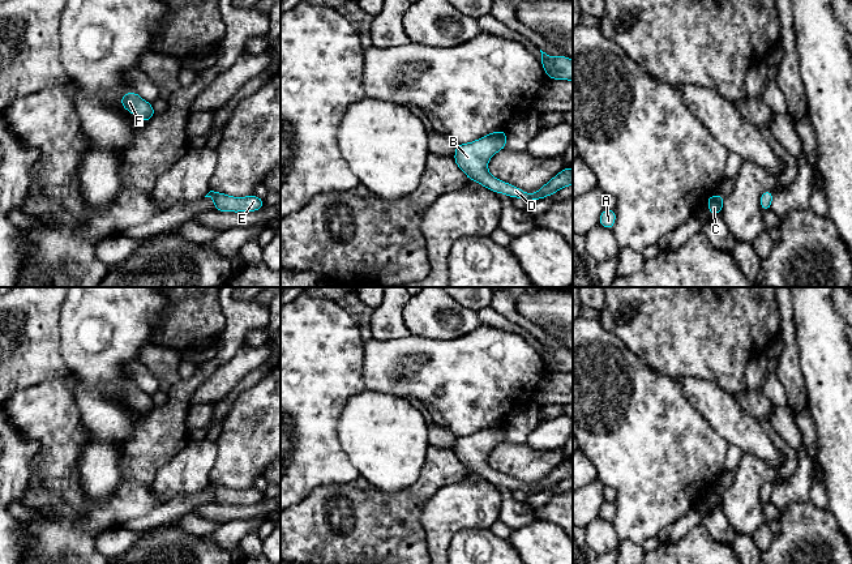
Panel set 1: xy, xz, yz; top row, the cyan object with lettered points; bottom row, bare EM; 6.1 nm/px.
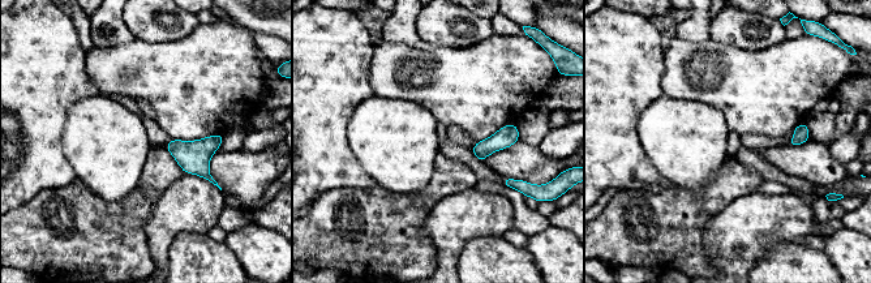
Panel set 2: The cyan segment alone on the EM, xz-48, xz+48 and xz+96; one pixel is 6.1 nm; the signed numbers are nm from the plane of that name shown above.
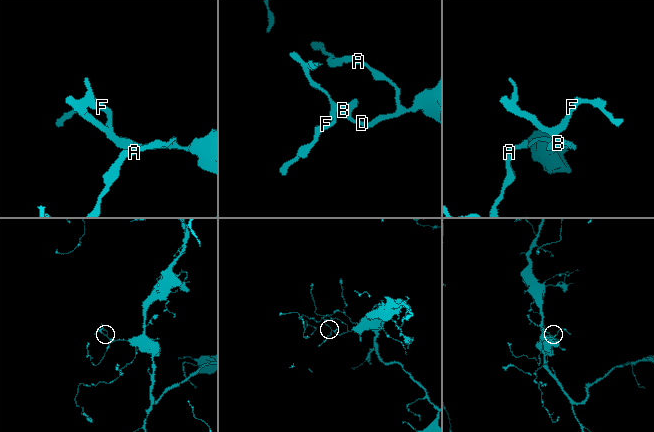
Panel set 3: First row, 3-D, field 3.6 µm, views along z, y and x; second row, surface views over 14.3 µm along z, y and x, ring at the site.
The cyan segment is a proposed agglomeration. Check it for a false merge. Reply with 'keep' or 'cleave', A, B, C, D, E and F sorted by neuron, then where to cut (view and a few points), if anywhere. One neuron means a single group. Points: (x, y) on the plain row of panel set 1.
keep; groups A B C D E F; cut none

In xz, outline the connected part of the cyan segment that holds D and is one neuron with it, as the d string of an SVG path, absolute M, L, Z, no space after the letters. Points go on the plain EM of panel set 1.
M496 423L470 436L455 439L454 454L471 474L478 474L494 486L504 486L511 491L523 491L527 496L541 492L573 477L573 462L565 460L536 486L526 486L515 478L493 470L488 463L488 453L494 445L506 440L506 423Z

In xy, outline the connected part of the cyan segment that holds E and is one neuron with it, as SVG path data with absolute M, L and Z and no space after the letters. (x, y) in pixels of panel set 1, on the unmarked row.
M210 483L205 490L211 490L217 504L257 504L264 500L264 491L254 487L247 490L231 490L221 484Z

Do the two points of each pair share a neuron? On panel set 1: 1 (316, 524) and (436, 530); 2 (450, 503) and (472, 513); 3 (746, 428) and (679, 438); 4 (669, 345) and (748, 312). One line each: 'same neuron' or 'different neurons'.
1: different neurons
2: same neuron
3: different neurons
4: same neuron

